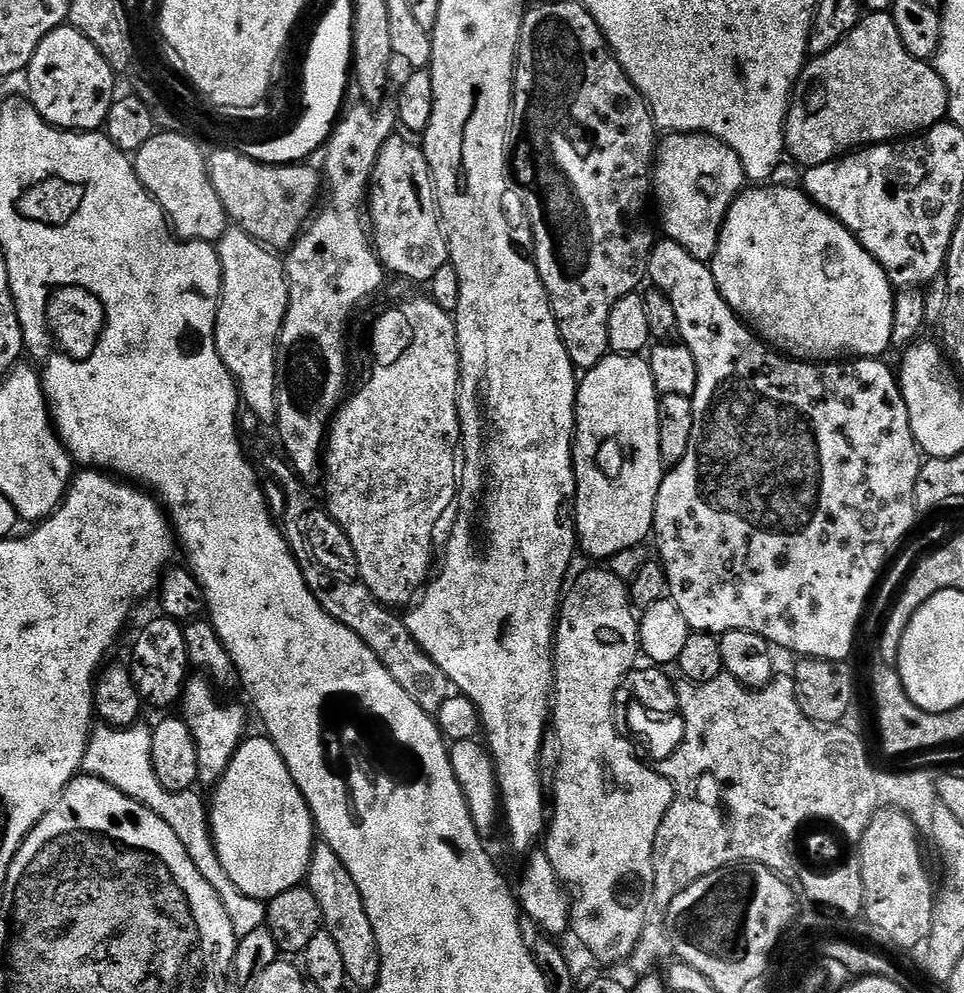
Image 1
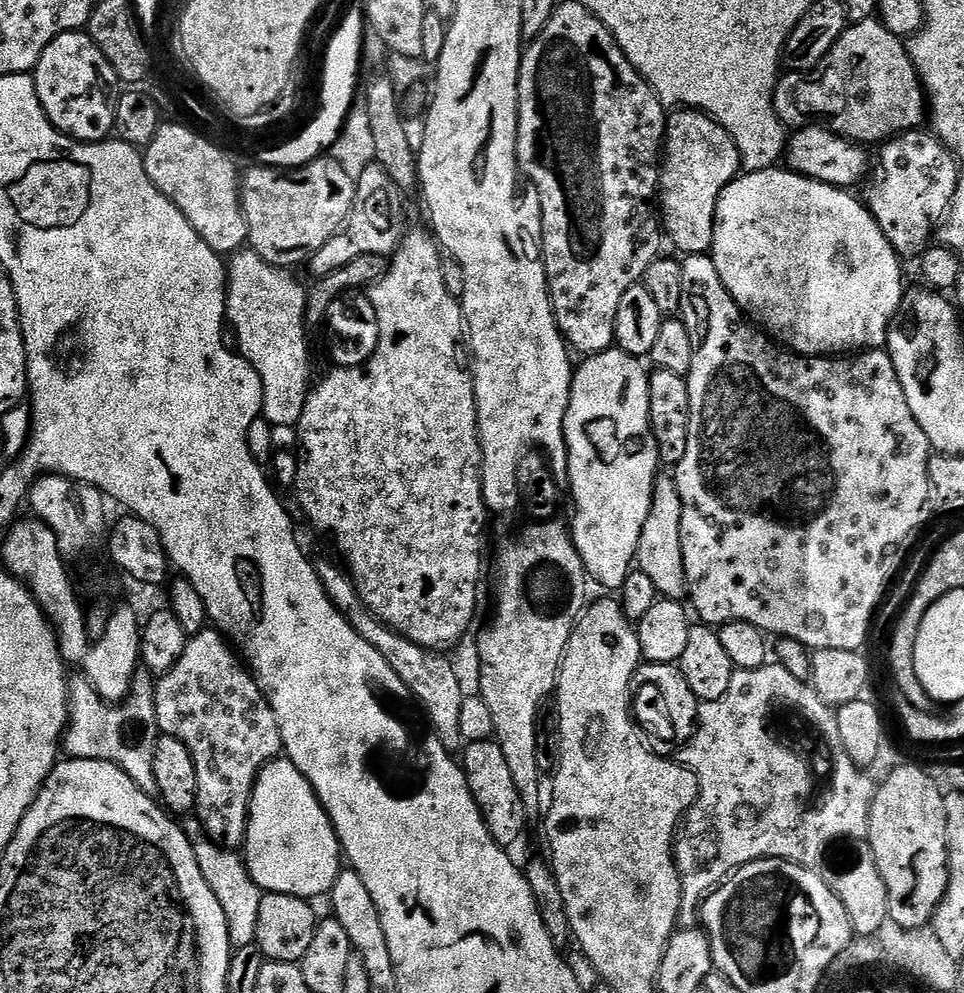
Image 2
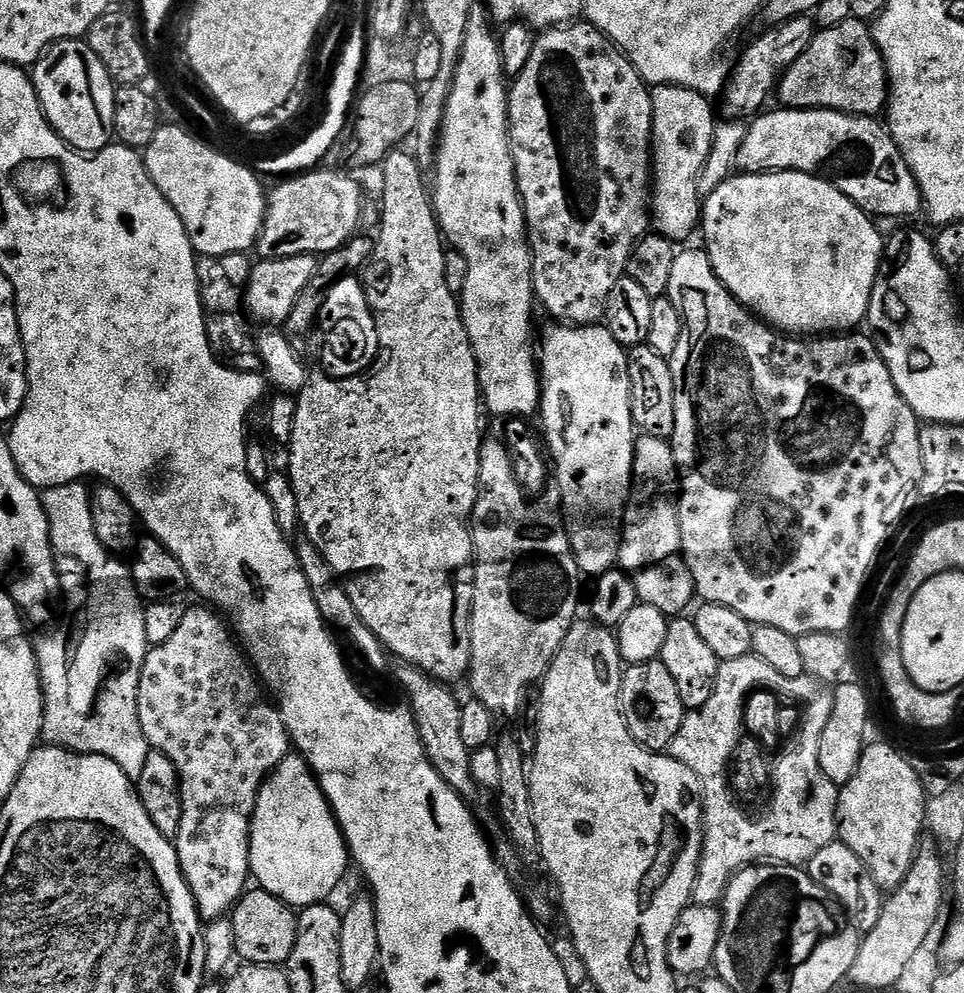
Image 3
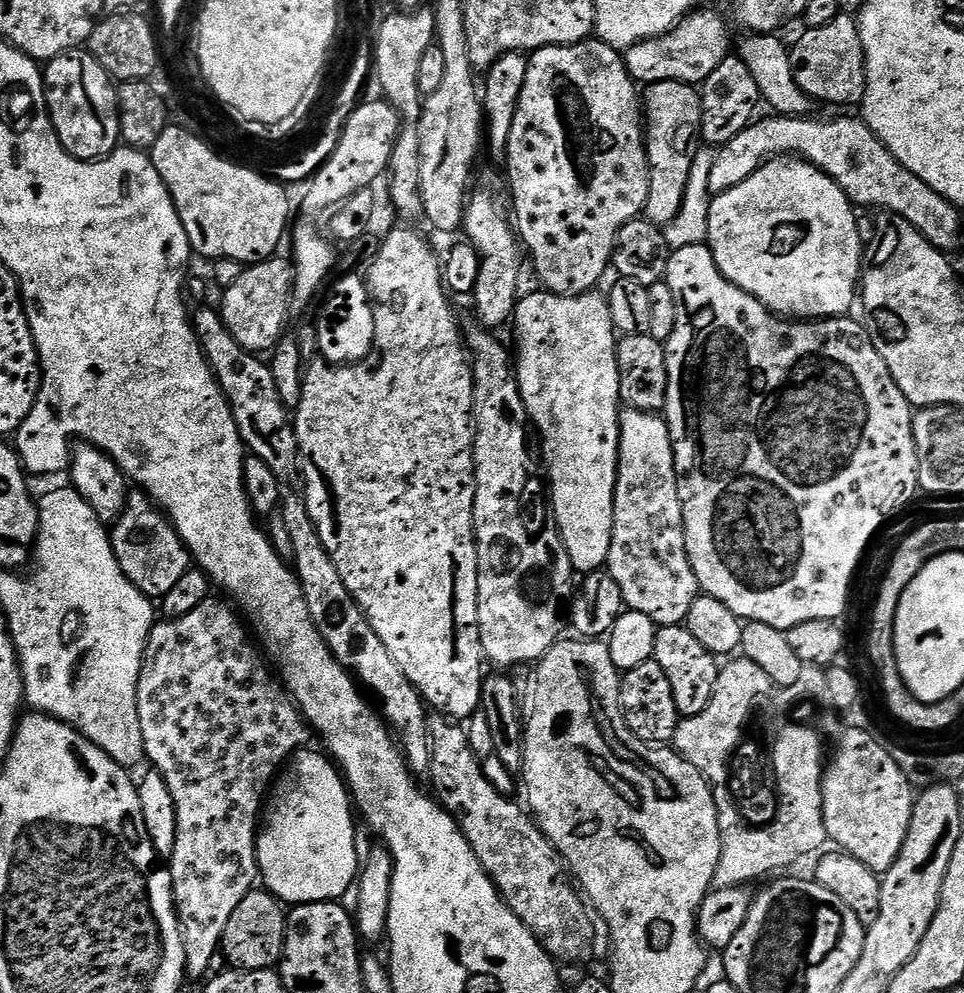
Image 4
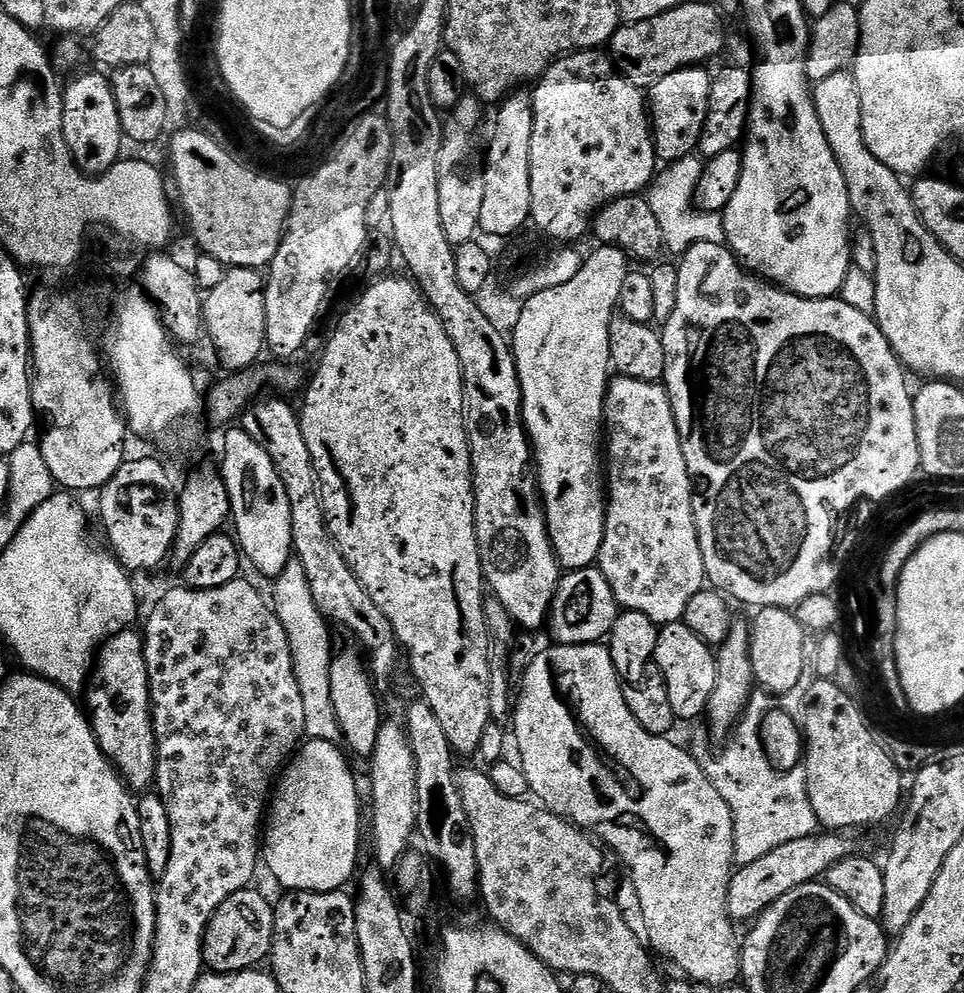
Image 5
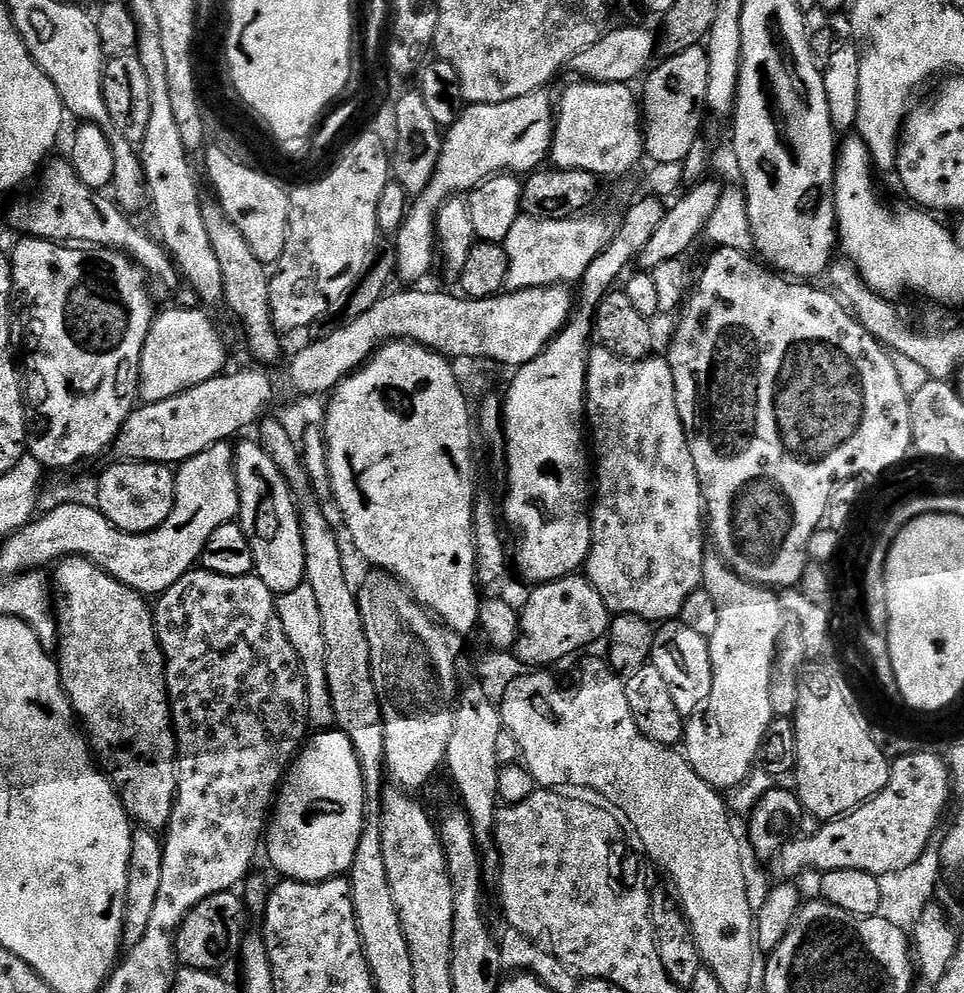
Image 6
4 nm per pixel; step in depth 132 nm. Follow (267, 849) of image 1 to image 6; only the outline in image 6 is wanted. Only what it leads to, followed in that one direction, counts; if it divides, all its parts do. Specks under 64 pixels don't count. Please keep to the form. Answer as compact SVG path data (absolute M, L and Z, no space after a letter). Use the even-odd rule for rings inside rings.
M320 730L316 737L307 741L306 747L292 761L275 797L274 807L270 812L270 819L266 825L266 852L268 848L268 860L281 873L279 874L286 880L300 880L304 884L319 884L322 880L335 880L343 877L349 871L354 862L354 854L358 849L359 836L363 830L364 818L364 784L362 770L359 766L359 760L356 757L354 746L350 738L339 730Z

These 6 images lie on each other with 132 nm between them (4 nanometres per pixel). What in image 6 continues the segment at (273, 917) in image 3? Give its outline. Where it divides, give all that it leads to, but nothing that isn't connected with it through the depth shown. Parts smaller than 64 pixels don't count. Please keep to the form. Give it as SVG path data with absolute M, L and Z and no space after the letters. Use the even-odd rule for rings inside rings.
M235 891L219 892L210 898L206 898L184 920L180 931L175 933L176 959L183 967L196 968L200 972L216 972L223 964L234 961L241 955L241 948L246 943L244 936L244 912L246 905L243 899Z

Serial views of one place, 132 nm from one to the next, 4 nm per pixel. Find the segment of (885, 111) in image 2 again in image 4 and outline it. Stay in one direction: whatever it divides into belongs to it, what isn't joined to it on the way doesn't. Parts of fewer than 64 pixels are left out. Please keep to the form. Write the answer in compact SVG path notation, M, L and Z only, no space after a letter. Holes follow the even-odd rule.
M839 14L828 25L802 32L800 41L790 48L792 73L801 90L818 102L859 105L864 98L866 70L857 17Z

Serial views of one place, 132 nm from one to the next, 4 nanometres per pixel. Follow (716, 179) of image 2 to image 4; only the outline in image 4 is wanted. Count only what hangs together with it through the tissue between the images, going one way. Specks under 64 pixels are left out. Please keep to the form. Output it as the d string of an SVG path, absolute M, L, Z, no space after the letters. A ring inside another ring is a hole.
M658 82L647 85L642 92L642 116L646 121L648 150L648 197L643 219L657 226L667 226L682 208L686 182L690 182L690 166L698 151L700 119L703 114L701 93L691 84Z

